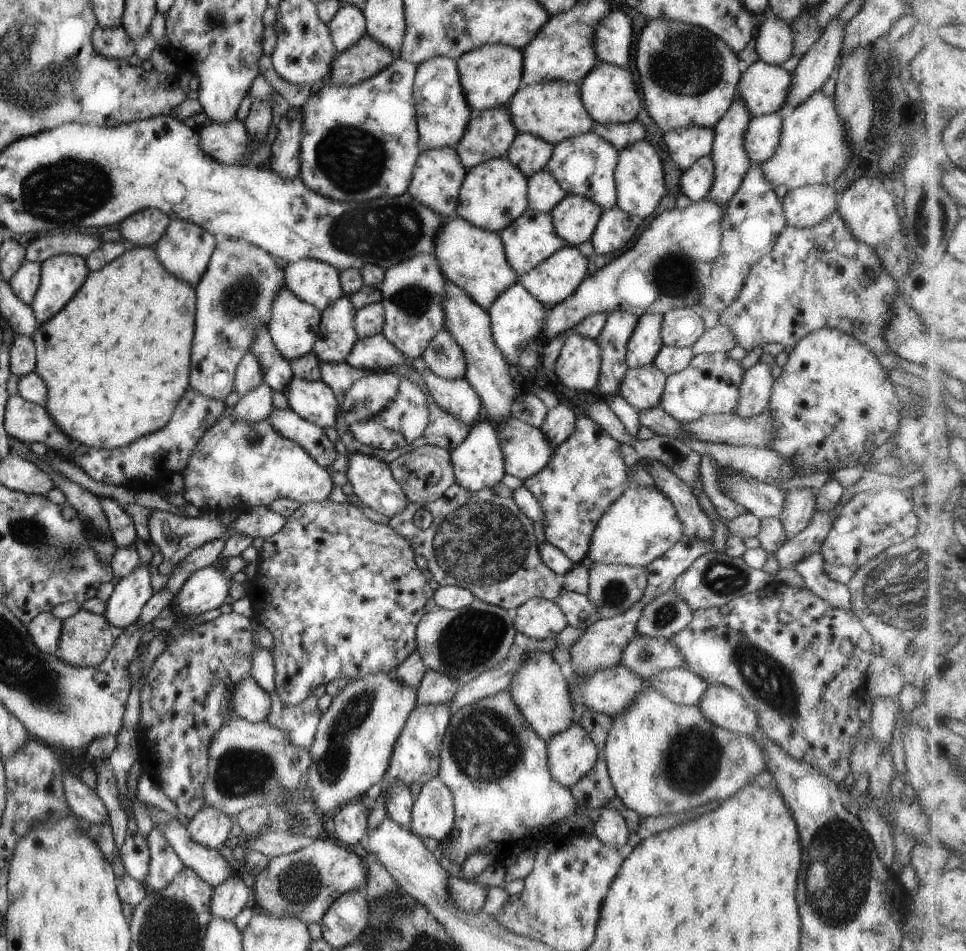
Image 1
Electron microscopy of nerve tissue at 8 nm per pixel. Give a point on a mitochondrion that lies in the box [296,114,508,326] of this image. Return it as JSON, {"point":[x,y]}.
{"point":[377,235]}

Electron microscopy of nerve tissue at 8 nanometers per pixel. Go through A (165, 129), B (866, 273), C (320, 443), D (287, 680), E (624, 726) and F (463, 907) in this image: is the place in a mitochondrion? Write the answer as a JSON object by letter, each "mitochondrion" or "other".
{"A":"other","B":"mitochondrion","C":"other","D":"other","E":"other","F":"other"}

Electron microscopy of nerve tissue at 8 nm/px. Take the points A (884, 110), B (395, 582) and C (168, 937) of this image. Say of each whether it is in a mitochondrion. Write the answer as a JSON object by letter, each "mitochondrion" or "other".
{"A":"other","B":"other","C":"mitochondrion"}

